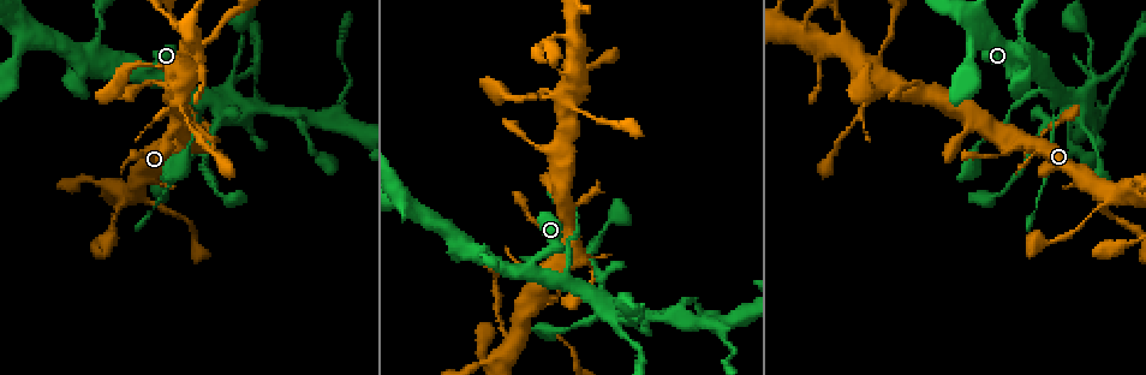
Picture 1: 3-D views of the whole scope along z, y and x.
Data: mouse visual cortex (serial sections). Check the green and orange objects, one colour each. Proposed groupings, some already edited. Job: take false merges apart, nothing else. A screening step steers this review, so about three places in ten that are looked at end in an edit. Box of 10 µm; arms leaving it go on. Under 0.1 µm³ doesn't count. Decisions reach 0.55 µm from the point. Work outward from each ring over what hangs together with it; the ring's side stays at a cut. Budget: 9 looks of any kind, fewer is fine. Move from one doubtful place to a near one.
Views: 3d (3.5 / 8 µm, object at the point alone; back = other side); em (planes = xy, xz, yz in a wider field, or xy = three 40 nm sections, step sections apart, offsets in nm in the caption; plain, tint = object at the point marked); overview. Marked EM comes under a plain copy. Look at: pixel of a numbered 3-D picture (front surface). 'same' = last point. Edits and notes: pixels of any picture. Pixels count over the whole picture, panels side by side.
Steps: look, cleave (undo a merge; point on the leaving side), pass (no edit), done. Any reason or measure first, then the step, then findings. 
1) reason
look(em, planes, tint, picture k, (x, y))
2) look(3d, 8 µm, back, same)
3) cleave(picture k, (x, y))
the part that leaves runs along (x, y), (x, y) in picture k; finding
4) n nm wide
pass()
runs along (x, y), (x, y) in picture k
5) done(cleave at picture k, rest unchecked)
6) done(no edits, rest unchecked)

small branch off a trunk
look(3d, 3.5 µm, picture 1, (122, 201))

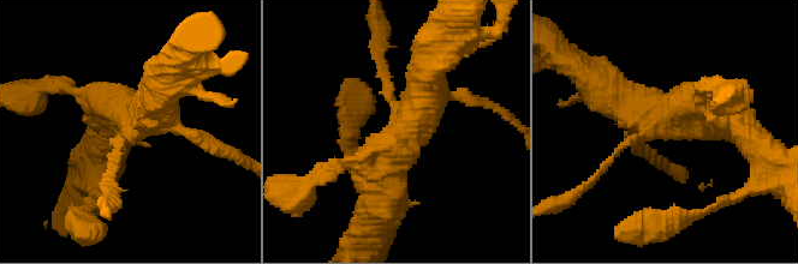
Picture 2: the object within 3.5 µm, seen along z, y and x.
now the EM
look(em, planes, tint, picture 2, (399, 109))

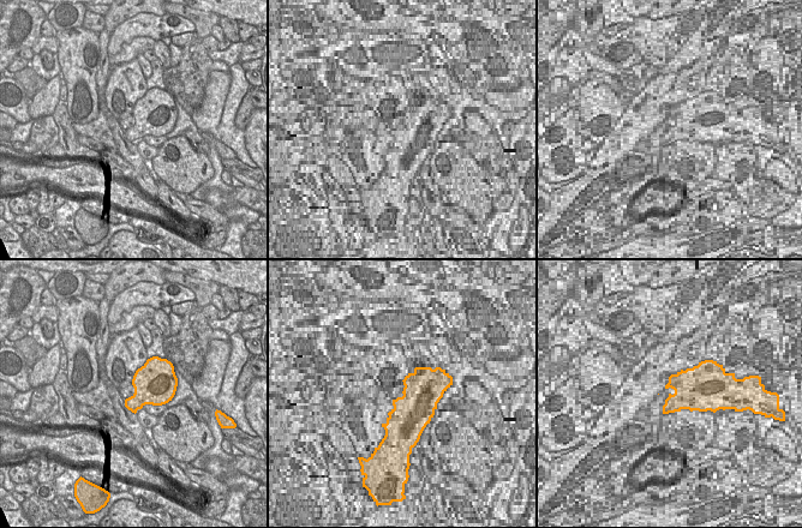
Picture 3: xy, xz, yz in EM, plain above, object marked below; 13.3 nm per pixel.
440 nm wide
pass()
runs along (436, 55), (414, 126), (362, 163) in picture 2; all the same cell

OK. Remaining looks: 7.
sudden change in width
look(3d, 8 µm, back, picture 1, (485, 250))

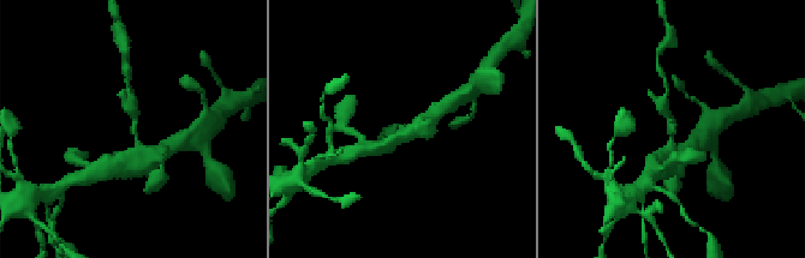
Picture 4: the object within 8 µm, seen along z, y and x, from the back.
arms of 150, 450 nm
look(em, xy, step 5, tint, same)

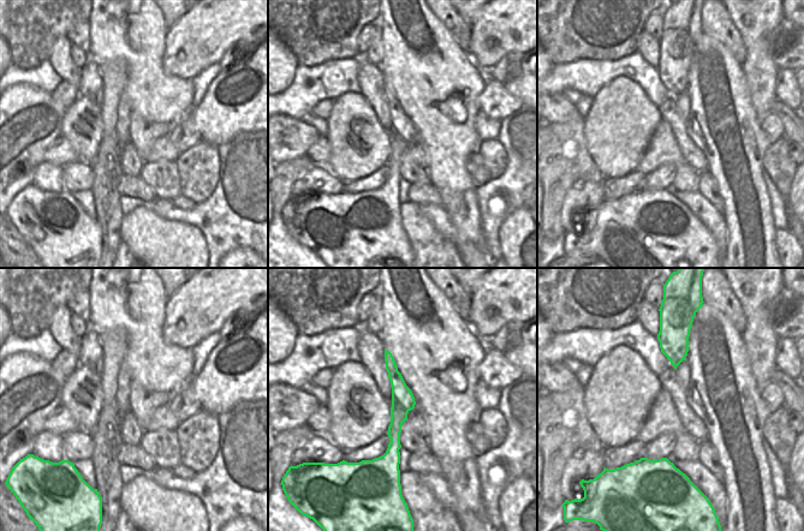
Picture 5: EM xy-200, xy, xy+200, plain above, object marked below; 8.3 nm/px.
cleave(picture 4, (133, 114))
the part that leaves runs along (136, 138), (131, 108), (121, 103) in picture 4; a second cell is stuck on

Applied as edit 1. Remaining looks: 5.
see it whole again
look(overview)

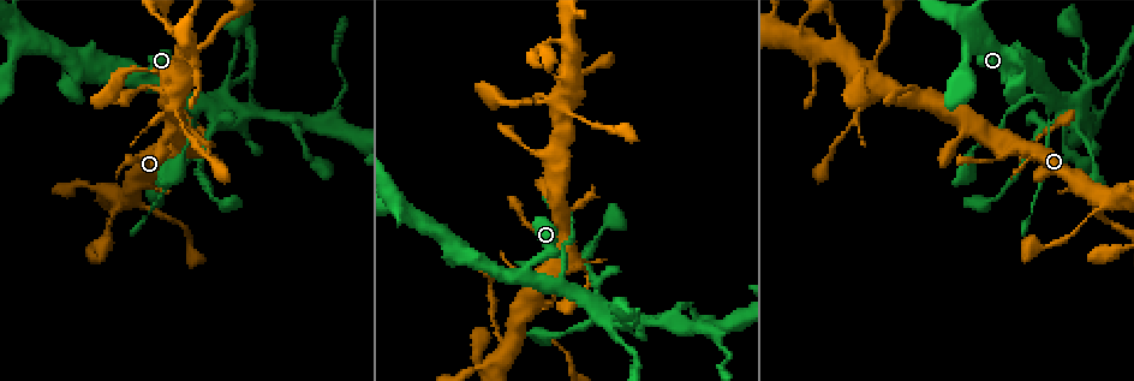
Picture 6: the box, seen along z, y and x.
a narrow waist
look(3d, 8 µm, picture 6, (165, 75))

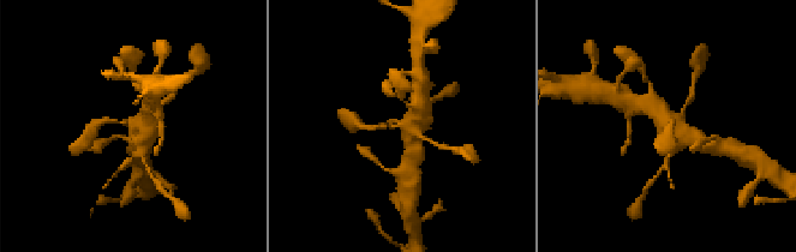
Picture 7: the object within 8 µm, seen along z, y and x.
look(3d, 3.5 µm, same)

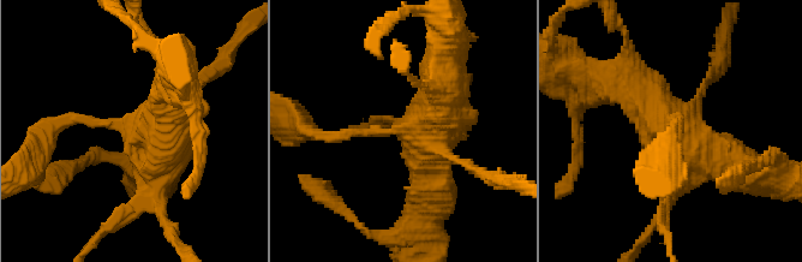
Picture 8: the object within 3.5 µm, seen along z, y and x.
pass()
runs along (744, 168), (692, 146), (621, 83) in picture 8; continuous, no second cell

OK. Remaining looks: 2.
abrupt turn
look(3d, 8 µm, picture 6, (220, 125))

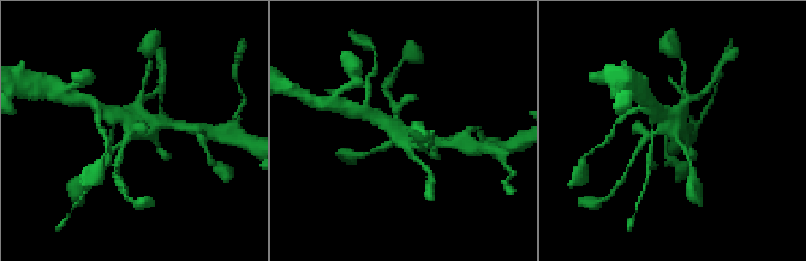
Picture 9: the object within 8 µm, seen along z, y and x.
need the tissue
look(em, planes, tint, same)

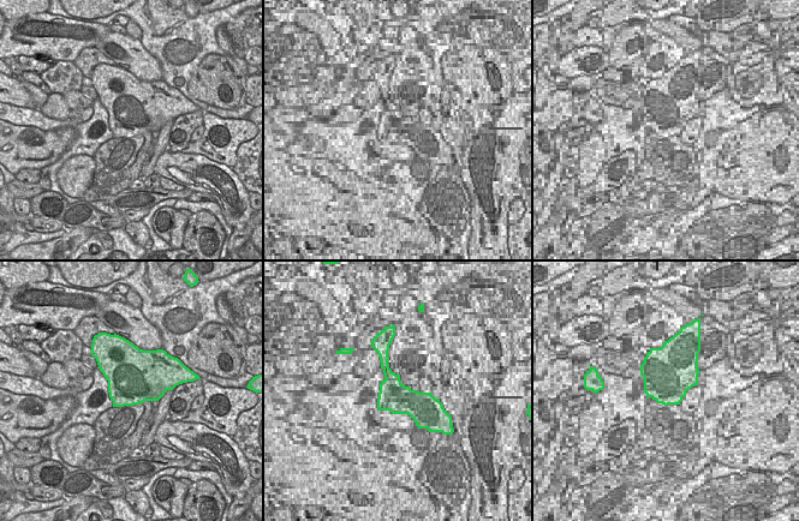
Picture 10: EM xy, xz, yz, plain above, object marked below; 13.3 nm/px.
700 nm wide
pass()
runs along (375, 117), (407, 140), (439, 141) in picture 9; all the same cell

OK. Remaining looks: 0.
done(cleave at picture 4, rest unchecked)

